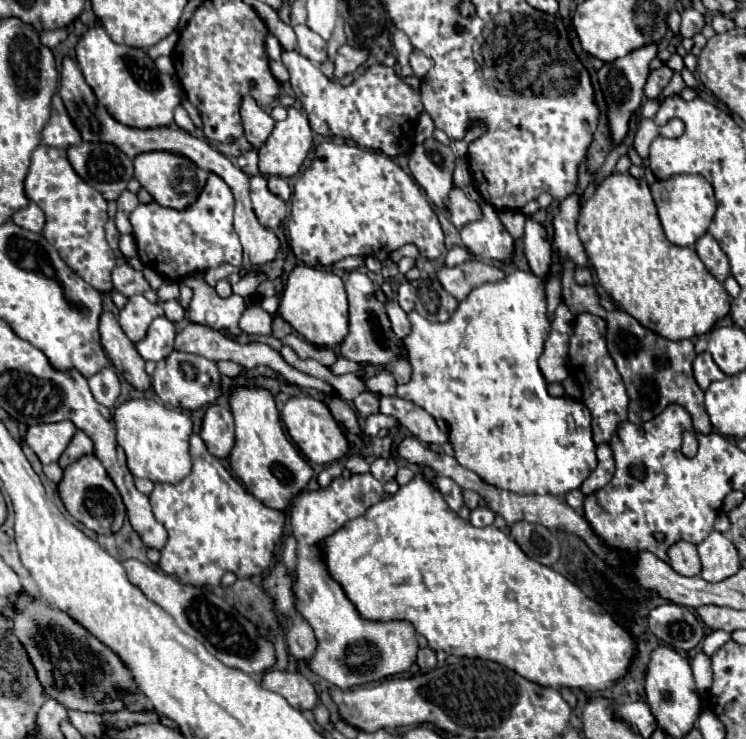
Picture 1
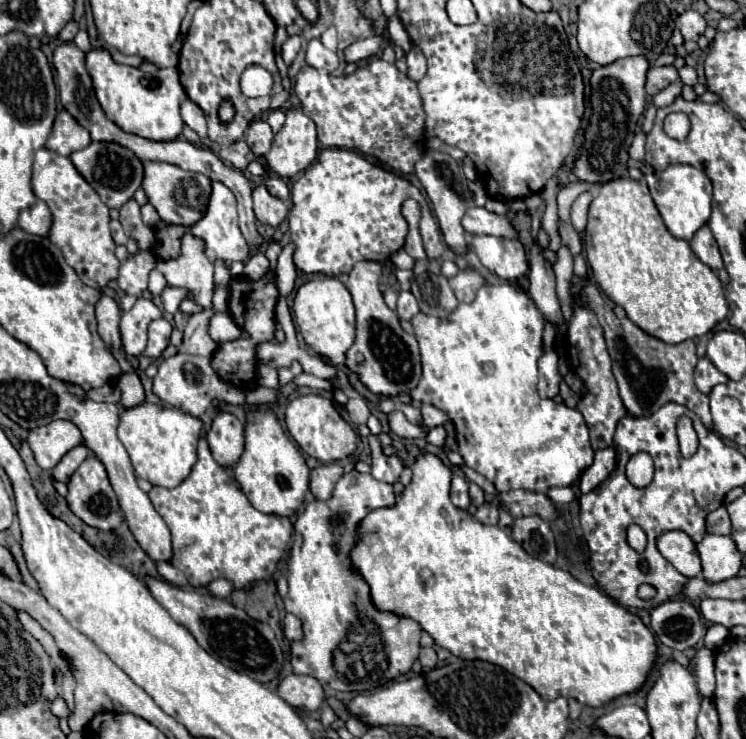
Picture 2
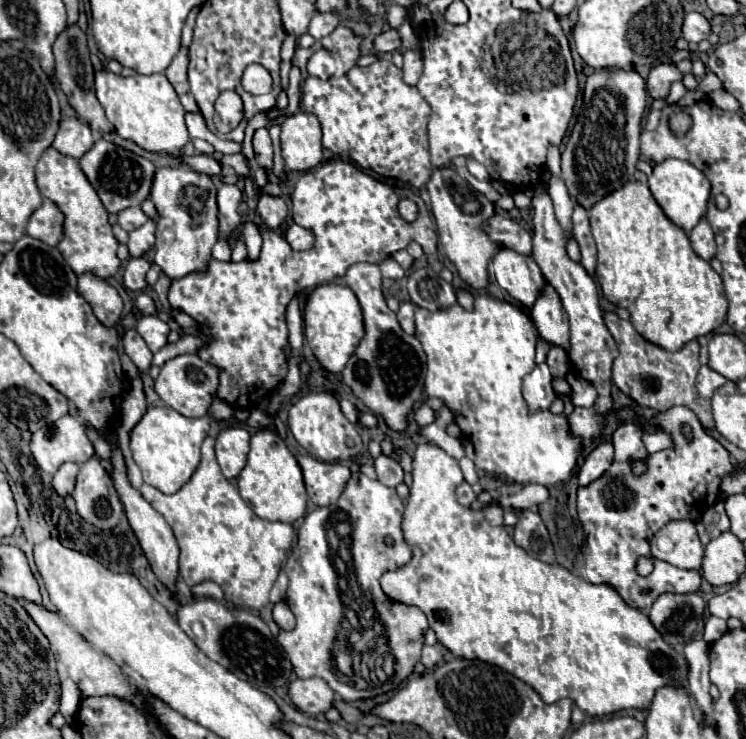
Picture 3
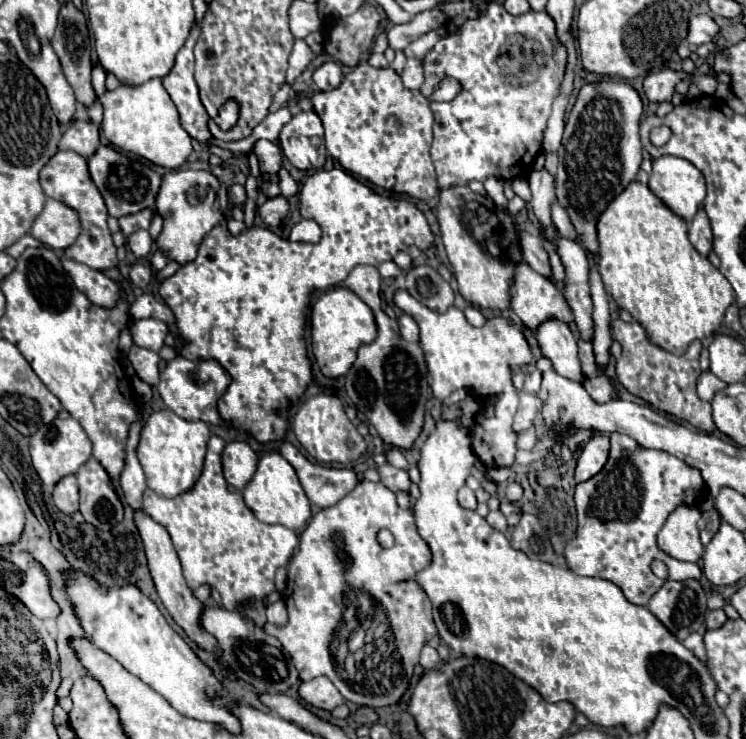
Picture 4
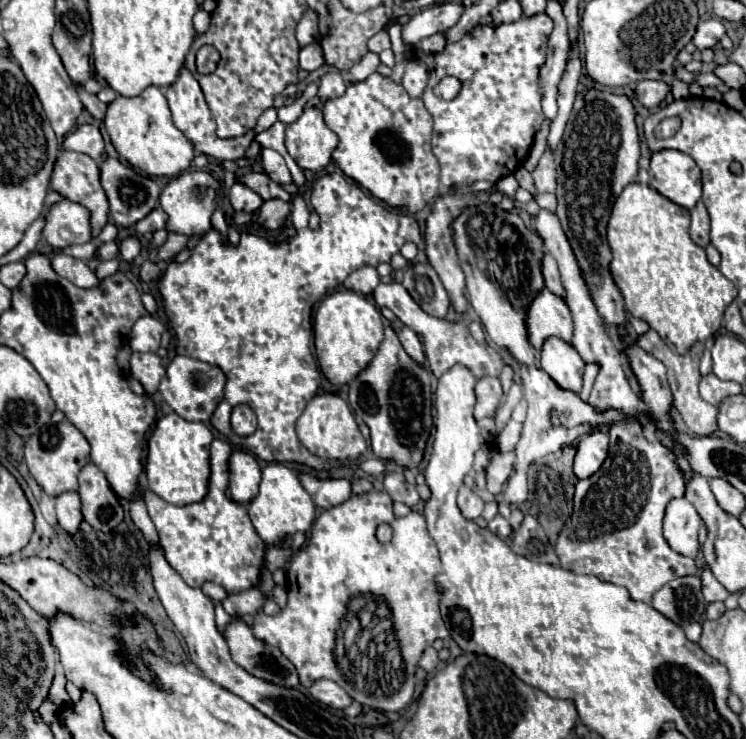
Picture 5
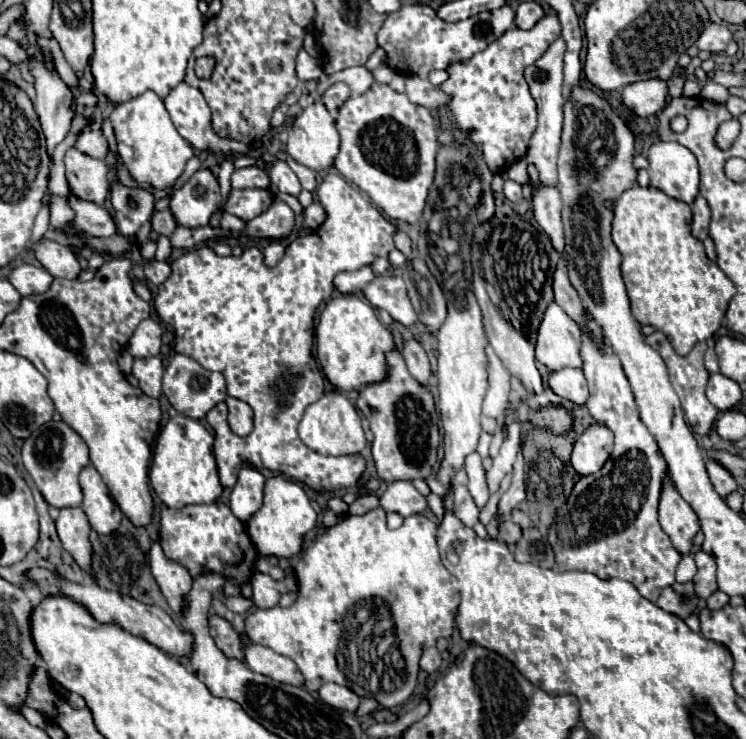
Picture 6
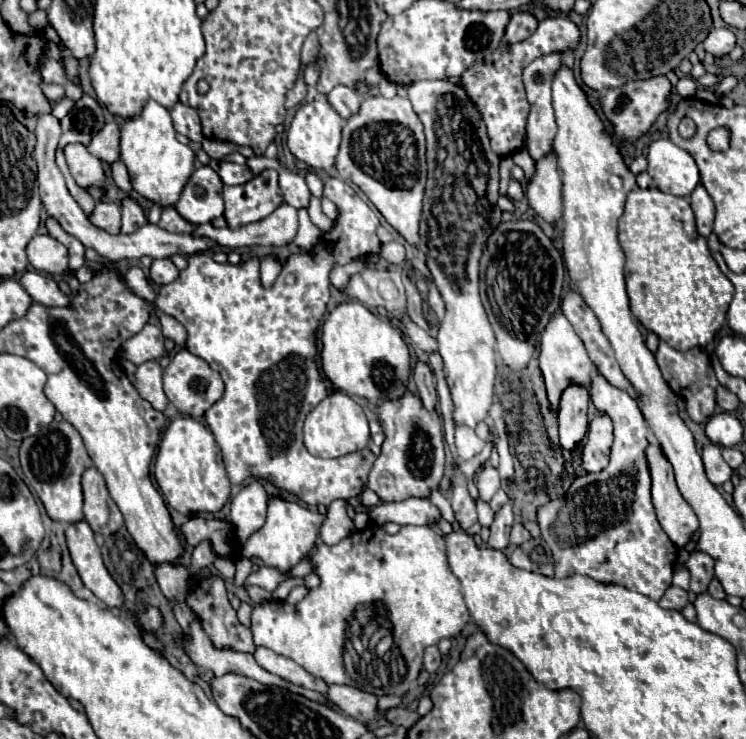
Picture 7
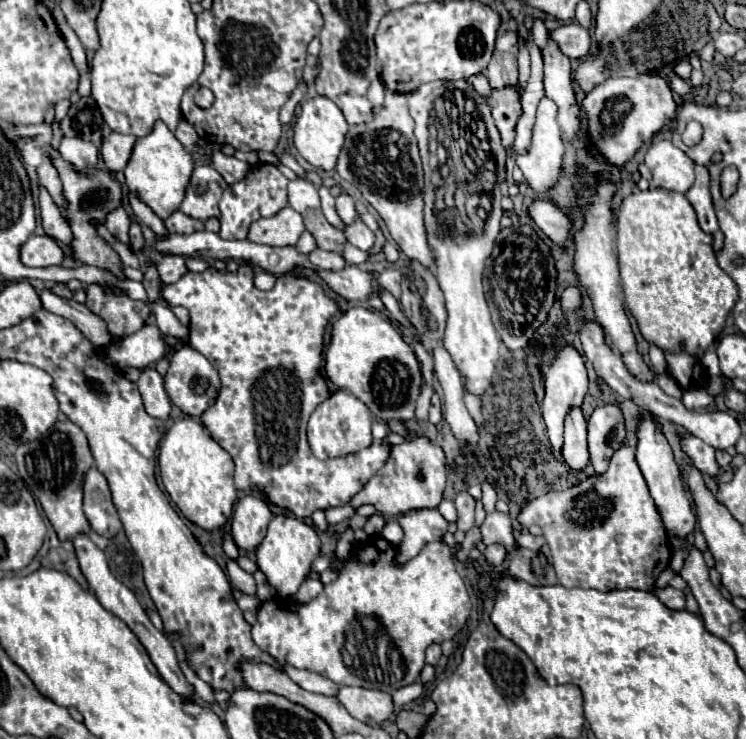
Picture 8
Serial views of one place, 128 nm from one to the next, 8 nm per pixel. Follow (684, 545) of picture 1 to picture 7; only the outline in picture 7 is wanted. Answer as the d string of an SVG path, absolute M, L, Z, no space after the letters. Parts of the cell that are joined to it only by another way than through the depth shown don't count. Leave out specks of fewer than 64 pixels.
M652 442L648 448L646 448L646 460L648 460L648 470L650 470L650 476L652 476L652 502L654 502L654 508L656 508L656 516L658 516L658 522L660 526L664 528L664 532L668 534L668 538L678 546L682 548L690 536L698 530L698 518L694 514L694 510L688 506L688 502L682 498L678 486L676 486L676 480L674 480L674 468L672 464L668 462L668 458L664 456L662 448L658 442Z

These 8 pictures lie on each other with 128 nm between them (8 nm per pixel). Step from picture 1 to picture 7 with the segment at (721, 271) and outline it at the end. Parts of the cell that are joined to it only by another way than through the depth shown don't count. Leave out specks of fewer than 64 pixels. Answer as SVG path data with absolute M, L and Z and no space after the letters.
M698 184L694 188L694 192L690 194L690 204L692 204L694 216L696 216L698 234L710 236L712 234L712 224L714 224L714 202L712 202L710 194L706 192L706 188L702 184Z

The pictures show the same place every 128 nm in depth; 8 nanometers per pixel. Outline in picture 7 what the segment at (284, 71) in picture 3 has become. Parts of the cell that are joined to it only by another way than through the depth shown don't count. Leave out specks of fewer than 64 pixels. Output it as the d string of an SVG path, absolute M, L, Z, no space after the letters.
M176 104L174 110L170 112L172 120L174 120L174 128L176 132L188 136L192 142L202 142L202 126L200 126L200 116L194 108L188 108L184 104Z

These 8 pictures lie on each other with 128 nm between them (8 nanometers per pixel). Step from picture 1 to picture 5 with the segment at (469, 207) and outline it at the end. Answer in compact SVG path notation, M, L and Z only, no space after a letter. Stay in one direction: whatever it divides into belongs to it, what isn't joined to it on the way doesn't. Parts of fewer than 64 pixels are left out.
M546 254L544 260L542 260L542 274L544 274L544 282L546 282L546 288L552 290L552 294L564 298L564 286L560 282L560 272L558 272L558 264L556 260Z

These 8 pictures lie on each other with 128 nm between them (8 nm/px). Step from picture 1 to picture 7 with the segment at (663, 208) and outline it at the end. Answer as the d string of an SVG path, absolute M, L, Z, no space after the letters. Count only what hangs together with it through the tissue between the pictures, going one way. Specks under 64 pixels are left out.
M654 140L648 150L648 174L662 192L690 196L700 182L694 158L670 140Z

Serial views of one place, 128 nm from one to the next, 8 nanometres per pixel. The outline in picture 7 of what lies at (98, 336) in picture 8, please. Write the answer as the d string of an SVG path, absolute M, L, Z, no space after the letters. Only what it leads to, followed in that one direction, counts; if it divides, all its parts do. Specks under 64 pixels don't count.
M28 270L22 274L20 284L34 298L34 302L42 306L72 306L72 298L64 294L50 276Z

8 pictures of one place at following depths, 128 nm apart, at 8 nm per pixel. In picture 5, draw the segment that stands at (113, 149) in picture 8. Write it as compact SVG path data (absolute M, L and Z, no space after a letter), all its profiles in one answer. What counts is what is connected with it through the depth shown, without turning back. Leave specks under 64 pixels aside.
M84 124L80 126L76 132L70 132L64 142L62 142L64 150L74 150L74 152L82 152L88 154L94 160L100 160L102 152L104 152L104 140L102 134L98 130L98 126L94 124Z

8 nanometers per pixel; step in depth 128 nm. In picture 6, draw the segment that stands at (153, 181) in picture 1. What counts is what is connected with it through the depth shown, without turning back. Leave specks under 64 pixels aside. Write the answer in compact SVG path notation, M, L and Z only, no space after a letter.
M202 168L180 190L172 192L170 210L180 226L198 228L210 222L210 216L220 210L222 194L216 176Z

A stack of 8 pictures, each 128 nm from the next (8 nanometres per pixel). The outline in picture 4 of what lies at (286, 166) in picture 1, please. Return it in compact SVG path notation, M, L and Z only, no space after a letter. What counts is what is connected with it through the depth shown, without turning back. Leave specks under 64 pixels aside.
M298 112L282 128L280 146L292 166L300 170L320 170L326 162L324 128L316 112Z

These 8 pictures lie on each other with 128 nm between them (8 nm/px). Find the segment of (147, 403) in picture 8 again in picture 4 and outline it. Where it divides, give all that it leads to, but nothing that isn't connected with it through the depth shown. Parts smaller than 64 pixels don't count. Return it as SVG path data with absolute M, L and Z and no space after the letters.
M132 346L130 354L128 354L128 360L132 362L136 374L150 386L156 386L158 382L158 362L160 362L160 356L152 350L144 350L144 348L138 348L138 346Z

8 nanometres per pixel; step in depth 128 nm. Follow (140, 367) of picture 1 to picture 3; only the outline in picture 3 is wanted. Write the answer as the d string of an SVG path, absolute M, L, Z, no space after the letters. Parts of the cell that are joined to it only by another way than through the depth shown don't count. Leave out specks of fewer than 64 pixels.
M80 274L78 276L78 290L84 300L92 306L96 318L104 326L118 324L122 316L122 298L112 284L94 276L94 274Z

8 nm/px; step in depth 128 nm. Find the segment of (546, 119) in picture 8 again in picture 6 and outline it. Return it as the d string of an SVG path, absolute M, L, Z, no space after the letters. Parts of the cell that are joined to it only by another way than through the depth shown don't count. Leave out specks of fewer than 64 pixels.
M540 184L532 194L534 204L534 218L540 224L540 228L550 236L552 246L562 252L564 250L564 232L562 232L562 220L560 220L560 192L556 186L544 186Z

